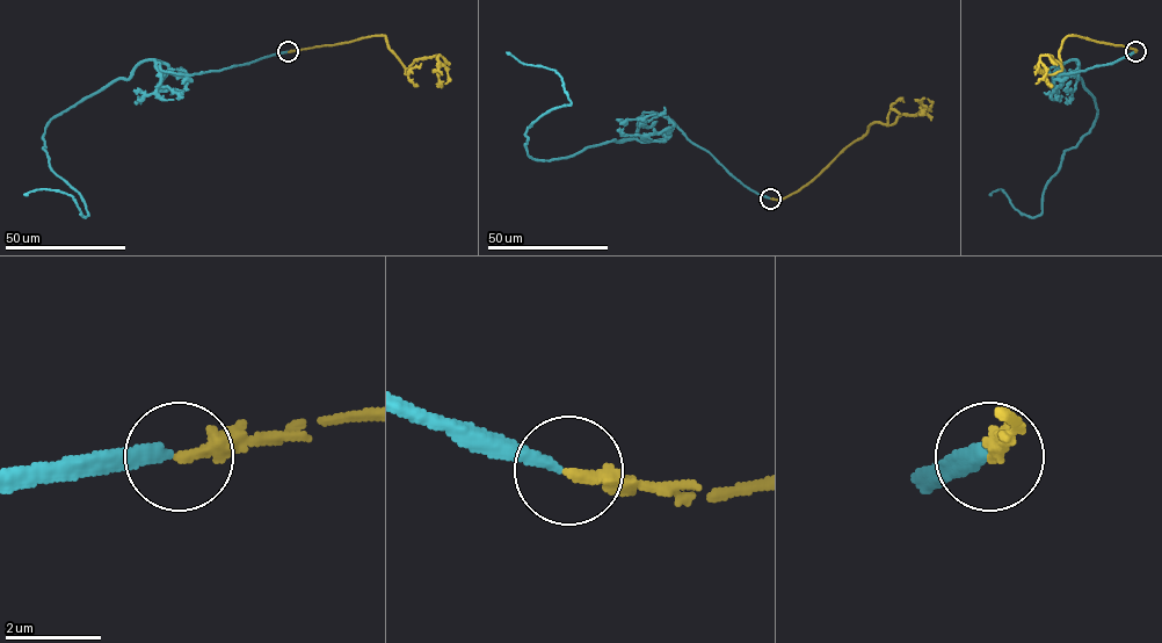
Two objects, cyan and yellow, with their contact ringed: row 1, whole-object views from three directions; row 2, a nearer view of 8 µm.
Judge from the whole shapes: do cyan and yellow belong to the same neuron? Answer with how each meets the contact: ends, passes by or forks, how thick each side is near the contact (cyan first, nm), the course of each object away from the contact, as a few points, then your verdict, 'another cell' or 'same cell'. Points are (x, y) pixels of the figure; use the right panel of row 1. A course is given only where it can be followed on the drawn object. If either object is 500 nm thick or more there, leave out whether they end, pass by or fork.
cyan ends; yellow ends; calibres 280 and 240 nm; course cyan (1135, 51), (1048, 70), (1075, 60), (1097, 117), (1064, 152), (1039, 215), (1021, 214), (1001, 189), (989, 195); course yellow (1135, 51), (1128, 47), (1068, 35), (1060, 50), (1061, 67), (1051, 56), (1041, 55), (1046, 74), (1036, 84); another cell

